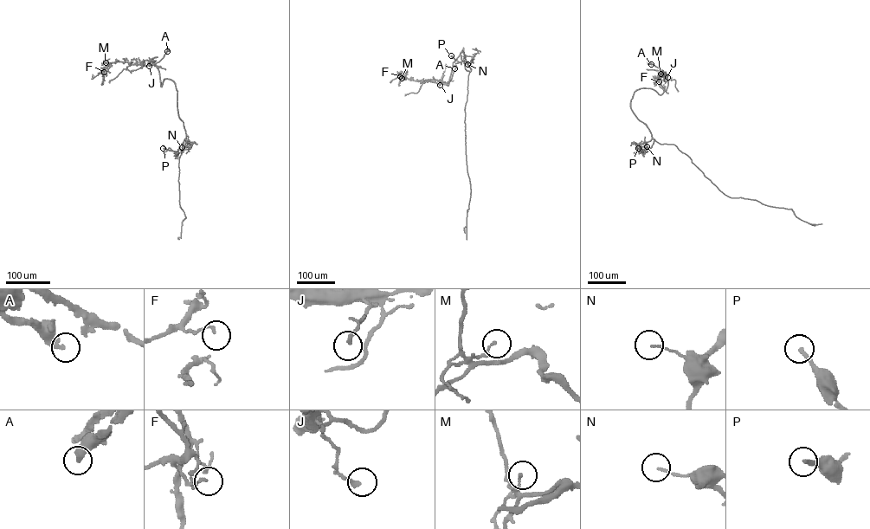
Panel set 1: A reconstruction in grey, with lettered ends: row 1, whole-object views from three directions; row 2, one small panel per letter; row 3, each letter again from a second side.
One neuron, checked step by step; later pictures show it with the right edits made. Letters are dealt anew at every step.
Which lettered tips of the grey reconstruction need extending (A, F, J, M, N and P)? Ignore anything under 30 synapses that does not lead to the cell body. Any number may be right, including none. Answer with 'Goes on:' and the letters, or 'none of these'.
Goes on: P

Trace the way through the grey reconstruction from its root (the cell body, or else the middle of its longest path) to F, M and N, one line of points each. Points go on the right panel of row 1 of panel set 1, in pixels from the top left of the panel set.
F: (648, 62), (666, 75), (660, 74), (659, 81)
M: (648, 62), (666, 75), (660, 74)
N: (648, 62), (663, 71), (668, 85), (660, 94), (641, 88), (631, 99), (632, 111), (651, 133), (647, 146)

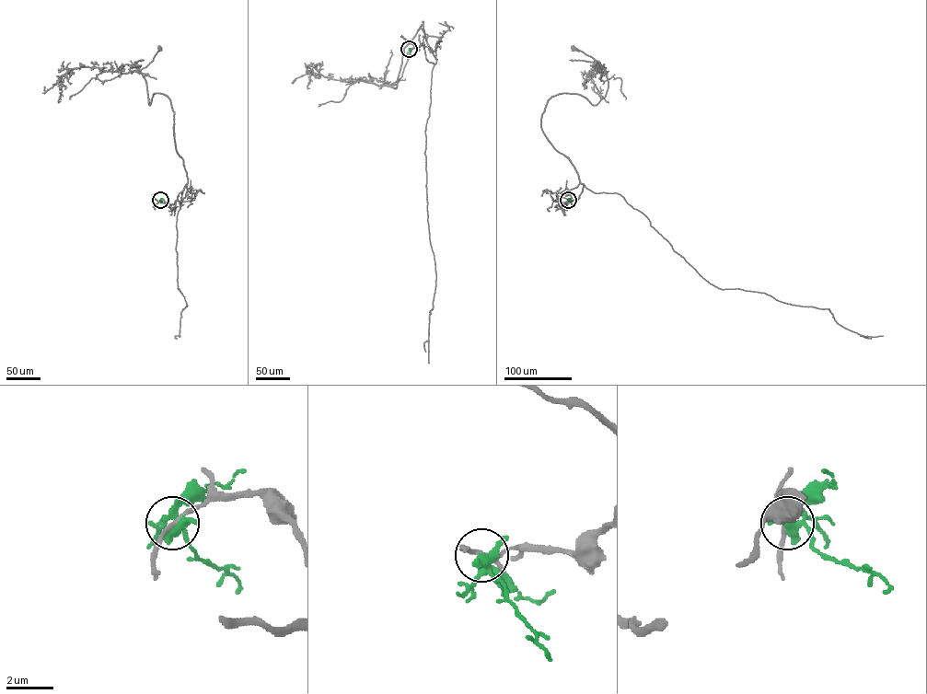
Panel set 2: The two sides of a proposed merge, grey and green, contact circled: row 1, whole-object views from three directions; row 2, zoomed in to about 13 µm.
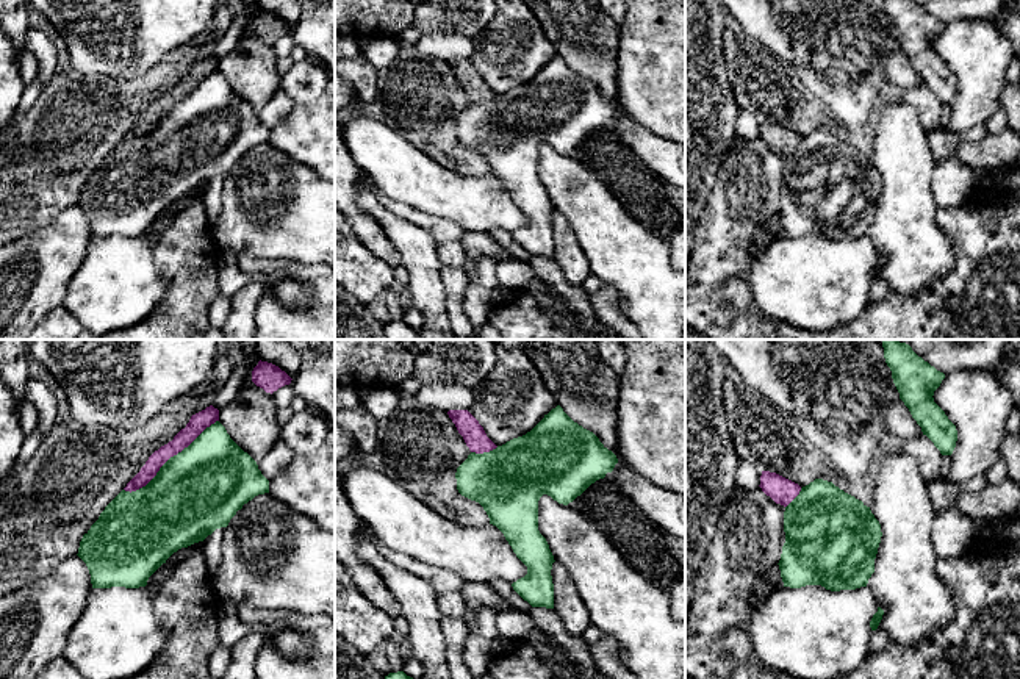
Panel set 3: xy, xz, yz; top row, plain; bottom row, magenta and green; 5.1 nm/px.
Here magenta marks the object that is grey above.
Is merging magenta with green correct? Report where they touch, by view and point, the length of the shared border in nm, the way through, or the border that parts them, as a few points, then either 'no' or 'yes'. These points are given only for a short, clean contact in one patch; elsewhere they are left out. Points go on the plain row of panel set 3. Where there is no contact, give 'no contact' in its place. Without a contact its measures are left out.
meets magenta in xy at (169, 107); contact 600 nm long; no

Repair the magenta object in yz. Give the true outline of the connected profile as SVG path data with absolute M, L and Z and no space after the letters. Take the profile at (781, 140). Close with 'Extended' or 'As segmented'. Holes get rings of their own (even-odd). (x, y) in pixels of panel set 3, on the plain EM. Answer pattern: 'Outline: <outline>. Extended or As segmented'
Outline: M762 120L759 136L776 153L781 153L784 156L787 156L801 141L801 136L798 133L770 120Z. As segmented

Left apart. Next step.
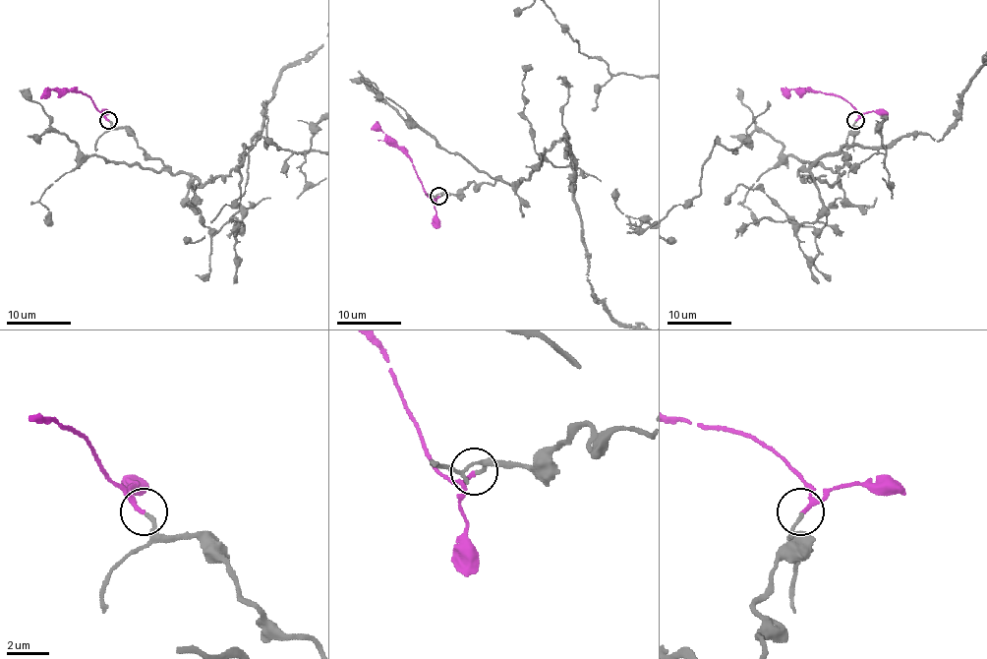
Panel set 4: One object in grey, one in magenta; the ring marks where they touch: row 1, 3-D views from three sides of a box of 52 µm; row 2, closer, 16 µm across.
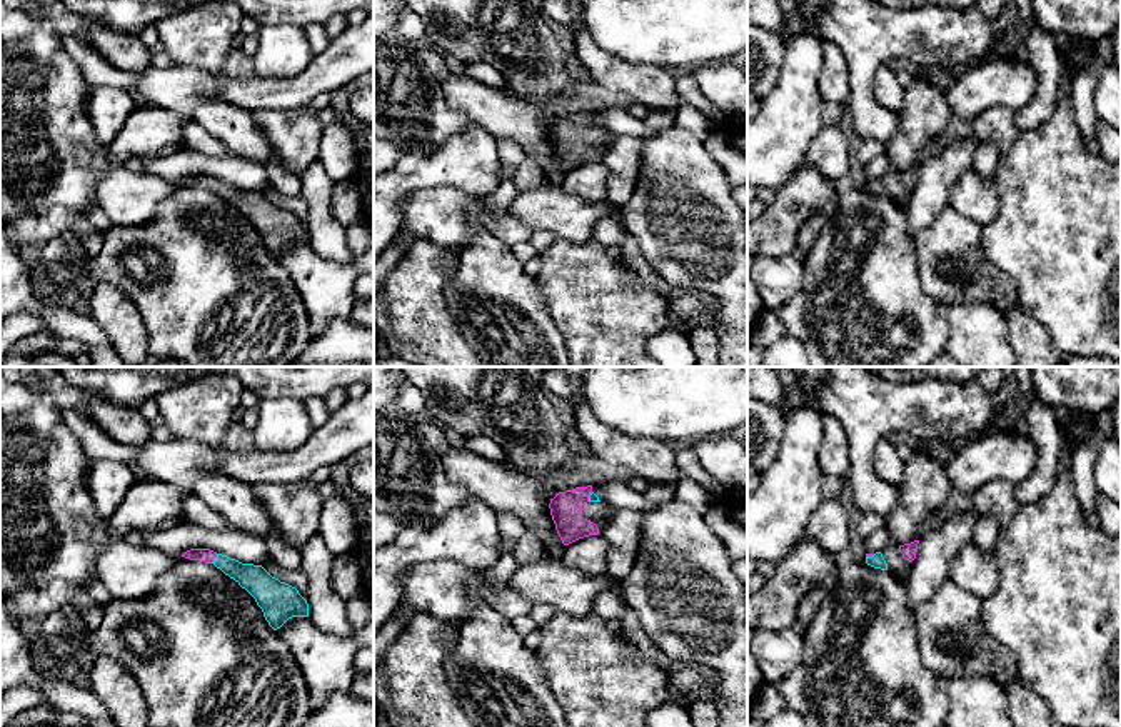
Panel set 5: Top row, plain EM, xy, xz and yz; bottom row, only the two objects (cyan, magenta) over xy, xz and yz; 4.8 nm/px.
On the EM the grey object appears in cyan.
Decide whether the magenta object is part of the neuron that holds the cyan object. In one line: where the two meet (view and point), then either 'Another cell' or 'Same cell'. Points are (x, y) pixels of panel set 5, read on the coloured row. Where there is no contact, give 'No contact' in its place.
Touches cyan at xy (214, 559). Same cell

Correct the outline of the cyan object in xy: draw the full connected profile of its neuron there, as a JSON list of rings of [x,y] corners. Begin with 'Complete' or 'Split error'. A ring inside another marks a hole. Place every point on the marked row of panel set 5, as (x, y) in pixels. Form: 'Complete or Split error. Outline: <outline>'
Split error. Outline: [[[190,549],[182,557],[214,564],[234,579],[255,599],[274,630],[292,617],[309,617],[309,604],[299,590],[272,577],[262,565],[242,564],[210,549]]]

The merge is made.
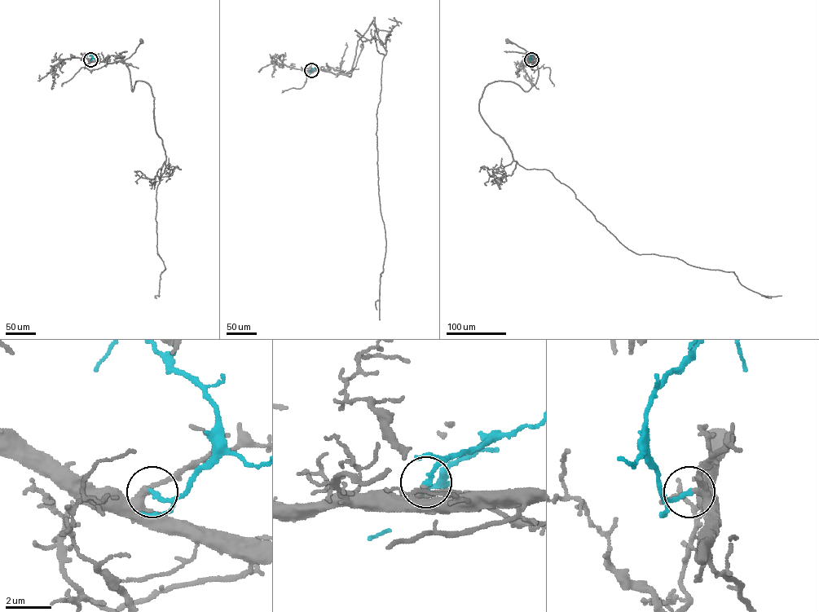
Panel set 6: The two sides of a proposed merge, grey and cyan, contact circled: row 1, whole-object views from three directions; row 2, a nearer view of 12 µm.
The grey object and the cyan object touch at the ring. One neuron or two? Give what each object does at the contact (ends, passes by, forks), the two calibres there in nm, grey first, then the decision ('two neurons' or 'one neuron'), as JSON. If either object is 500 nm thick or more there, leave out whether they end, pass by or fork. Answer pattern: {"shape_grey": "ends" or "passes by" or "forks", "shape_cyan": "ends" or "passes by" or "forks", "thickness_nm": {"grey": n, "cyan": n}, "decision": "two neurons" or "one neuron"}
{"shape_grey": "passes by", "shape_cyan": "ends", "thickness_nm": {"grey": 260, "cyan": 200}, "decision": "one neuron"}

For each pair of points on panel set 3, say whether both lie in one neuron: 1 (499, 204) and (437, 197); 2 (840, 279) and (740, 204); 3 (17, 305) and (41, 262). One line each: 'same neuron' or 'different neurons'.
1: same neuron
2: different neurons
3: same neuron

